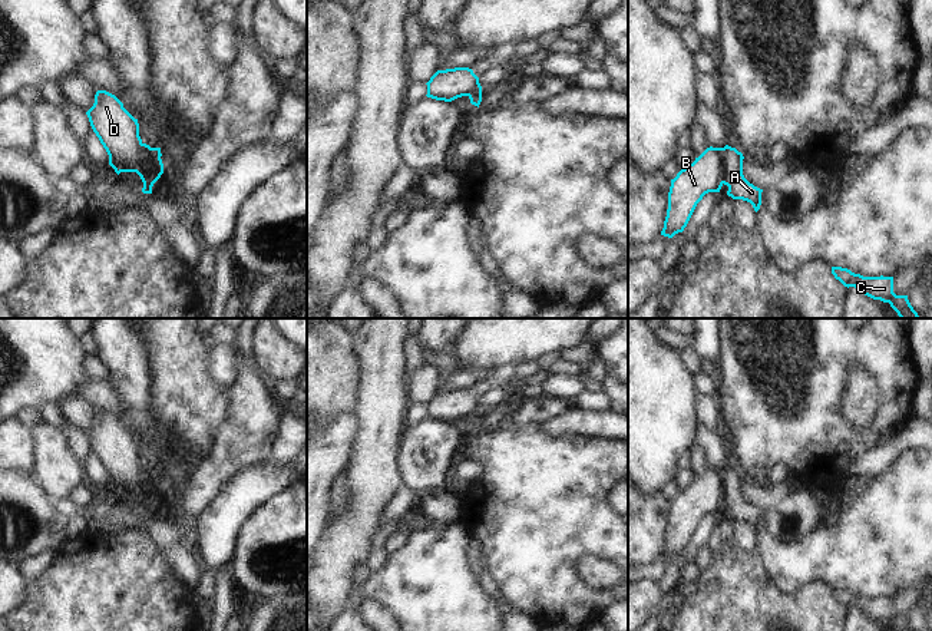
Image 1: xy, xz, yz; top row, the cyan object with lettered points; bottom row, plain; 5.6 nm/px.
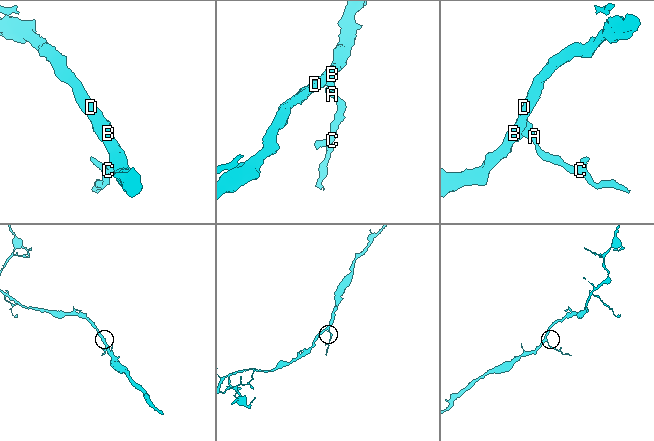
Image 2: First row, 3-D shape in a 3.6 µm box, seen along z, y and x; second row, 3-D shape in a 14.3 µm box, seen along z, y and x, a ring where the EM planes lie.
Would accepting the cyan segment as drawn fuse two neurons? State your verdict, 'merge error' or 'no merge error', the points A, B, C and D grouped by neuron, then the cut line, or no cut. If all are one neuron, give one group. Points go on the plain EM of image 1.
merge error; A C / B D; cut in yz along (721, 469), (724, 481), (723, 504)

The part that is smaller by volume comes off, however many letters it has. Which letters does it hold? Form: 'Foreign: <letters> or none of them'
Foreign: A, C

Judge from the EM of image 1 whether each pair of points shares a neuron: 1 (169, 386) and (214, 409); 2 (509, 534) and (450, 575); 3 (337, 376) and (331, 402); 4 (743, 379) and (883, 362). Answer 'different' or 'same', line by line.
1: same
2: different
3: same
4: same

